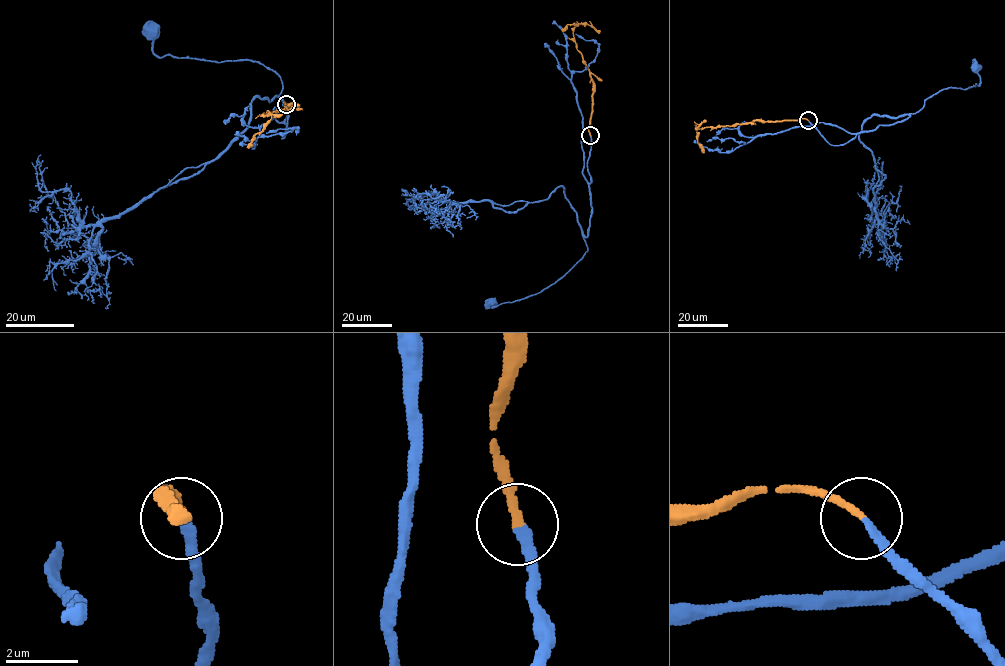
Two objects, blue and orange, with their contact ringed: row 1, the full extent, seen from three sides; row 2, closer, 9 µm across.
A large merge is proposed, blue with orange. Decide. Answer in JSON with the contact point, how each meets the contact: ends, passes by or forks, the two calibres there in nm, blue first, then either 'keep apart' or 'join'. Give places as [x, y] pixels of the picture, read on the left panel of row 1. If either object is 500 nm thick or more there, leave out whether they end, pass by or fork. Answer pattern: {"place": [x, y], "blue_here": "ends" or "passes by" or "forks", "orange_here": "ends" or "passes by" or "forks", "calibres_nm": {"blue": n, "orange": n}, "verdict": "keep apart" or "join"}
{"place": [286, 104], "blue_here": "ends", "orange_here": "ends", "calibres_nm": {"blue": 200, "orange": 200}, "verdict": "join"}

